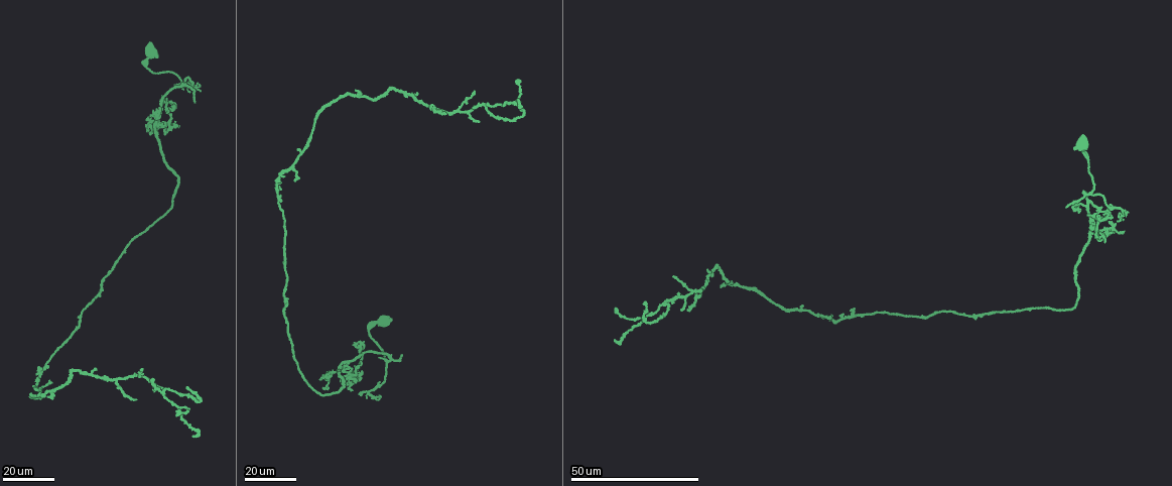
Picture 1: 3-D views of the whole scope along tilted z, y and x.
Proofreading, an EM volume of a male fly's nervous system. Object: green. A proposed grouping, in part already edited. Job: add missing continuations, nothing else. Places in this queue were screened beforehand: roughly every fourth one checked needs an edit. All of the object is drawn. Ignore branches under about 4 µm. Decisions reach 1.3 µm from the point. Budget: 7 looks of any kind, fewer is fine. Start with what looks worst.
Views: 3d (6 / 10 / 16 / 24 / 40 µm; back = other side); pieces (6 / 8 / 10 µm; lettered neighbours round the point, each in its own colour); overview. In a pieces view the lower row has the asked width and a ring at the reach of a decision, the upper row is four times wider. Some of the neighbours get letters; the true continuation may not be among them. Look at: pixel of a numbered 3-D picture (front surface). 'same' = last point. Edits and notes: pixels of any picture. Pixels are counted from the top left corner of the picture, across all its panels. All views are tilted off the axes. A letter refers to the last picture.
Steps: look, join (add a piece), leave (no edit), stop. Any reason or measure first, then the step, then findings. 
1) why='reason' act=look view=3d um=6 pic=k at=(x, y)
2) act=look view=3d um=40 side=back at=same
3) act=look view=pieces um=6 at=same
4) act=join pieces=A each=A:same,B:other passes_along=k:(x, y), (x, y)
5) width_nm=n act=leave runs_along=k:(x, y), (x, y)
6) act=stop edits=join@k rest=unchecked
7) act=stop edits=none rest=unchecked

why='free end' act=look view=3d um=24 pic=1 at=(191, 436)

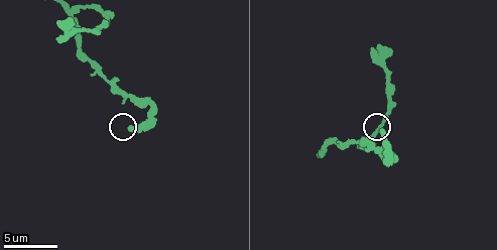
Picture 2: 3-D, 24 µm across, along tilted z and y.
act=look view=pieces um=10 pic=2 at=(129, 129)

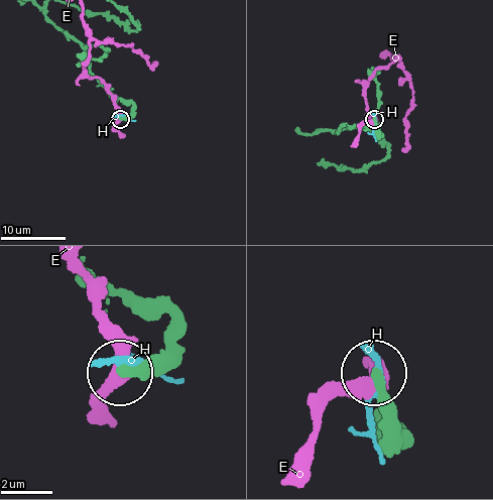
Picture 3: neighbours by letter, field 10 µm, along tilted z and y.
width_nm=300 act=leave each=E:other,H:other runs_along=3:(83, 45), (91, 74), (131, 104), (130, 113), (121, 118) found='none of them fits'

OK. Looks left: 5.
why='free end' act=look view=3d um=24 pic=1 at=(687, 309)

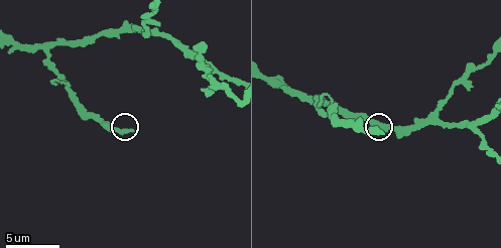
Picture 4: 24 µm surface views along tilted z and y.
act=look view=3d um=10 pic=4 at=(383, 132)

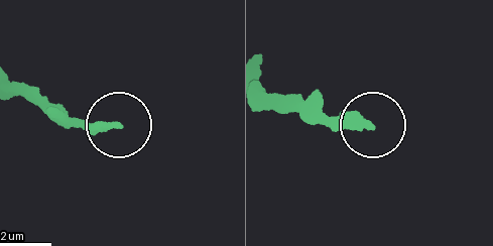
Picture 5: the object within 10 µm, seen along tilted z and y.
act=look view=pieces um=8 pic=5 at=(371, 126)

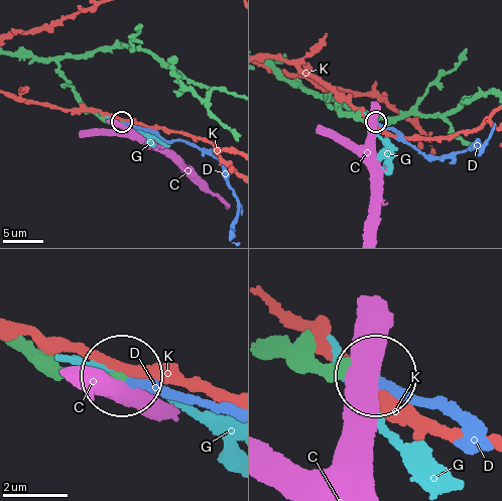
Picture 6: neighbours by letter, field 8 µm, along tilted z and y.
act=join pieces=D each=C:other,D:same,G:other,K:other passes_along=6:(304, 356), (386, 378), (403, 394), (461, 407), (479, 423) found='the neuron continues'

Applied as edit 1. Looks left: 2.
act=look view=3d um=24 pic=1 at=(1116, 222)

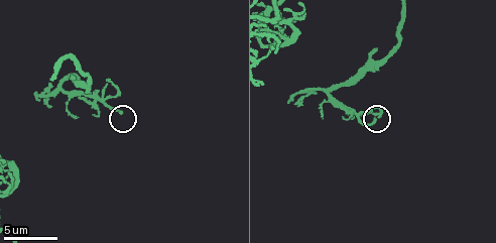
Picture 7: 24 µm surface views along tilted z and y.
act=look view=pieces um=10 pic=7 at=(376, 121)

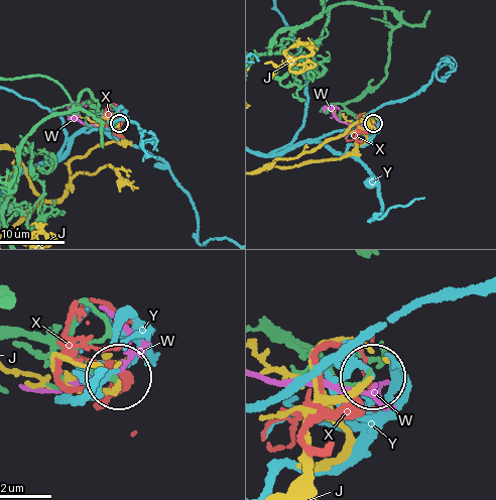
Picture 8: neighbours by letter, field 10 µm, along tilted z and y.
act=leave each=J:other,W:other,X:other,Y:other runs_along=8:(10, 335), (118, 377) found='none of them fits'

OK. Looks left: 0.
act=stop edits=join@6 rest=unchecked

